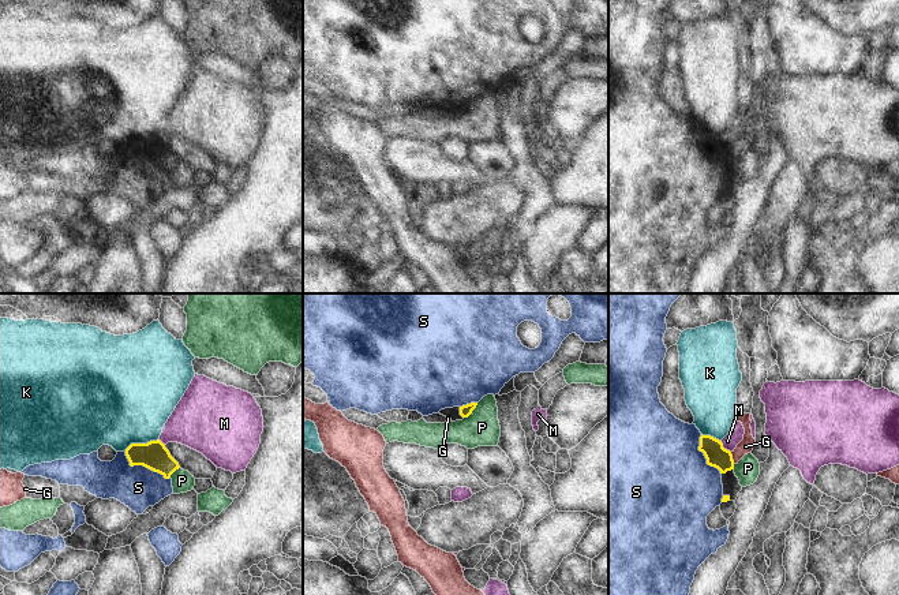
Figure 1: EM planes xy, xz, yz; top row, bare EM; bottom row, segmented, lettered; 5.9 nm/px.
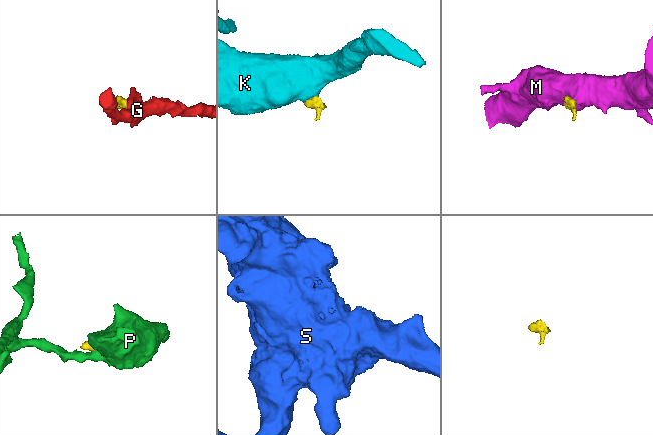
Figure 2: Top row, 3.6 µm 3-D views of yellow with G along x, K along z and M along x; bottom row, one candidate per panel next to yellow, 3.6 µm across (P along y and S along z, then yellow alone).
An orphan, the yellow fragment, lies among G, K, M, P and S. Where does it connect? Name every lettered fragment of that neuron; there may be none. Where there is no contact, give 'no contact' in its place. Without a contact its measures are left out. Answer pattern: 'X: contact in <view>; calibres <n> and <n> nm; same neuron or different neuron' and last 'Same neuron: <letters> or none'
G: contact in yz; calibres 130 and 90 nm; different neuron
K: contact in xy; calibres 160 and 480 nm; different neuron
M: contact in yz; calibres 130 and 90 nm; different neuron
P: contact in xz; calibres 70 and 220 nm; different neuron
S: contact in xy; calibres 160 and 260 nm; same neuron
Same neuron: S

